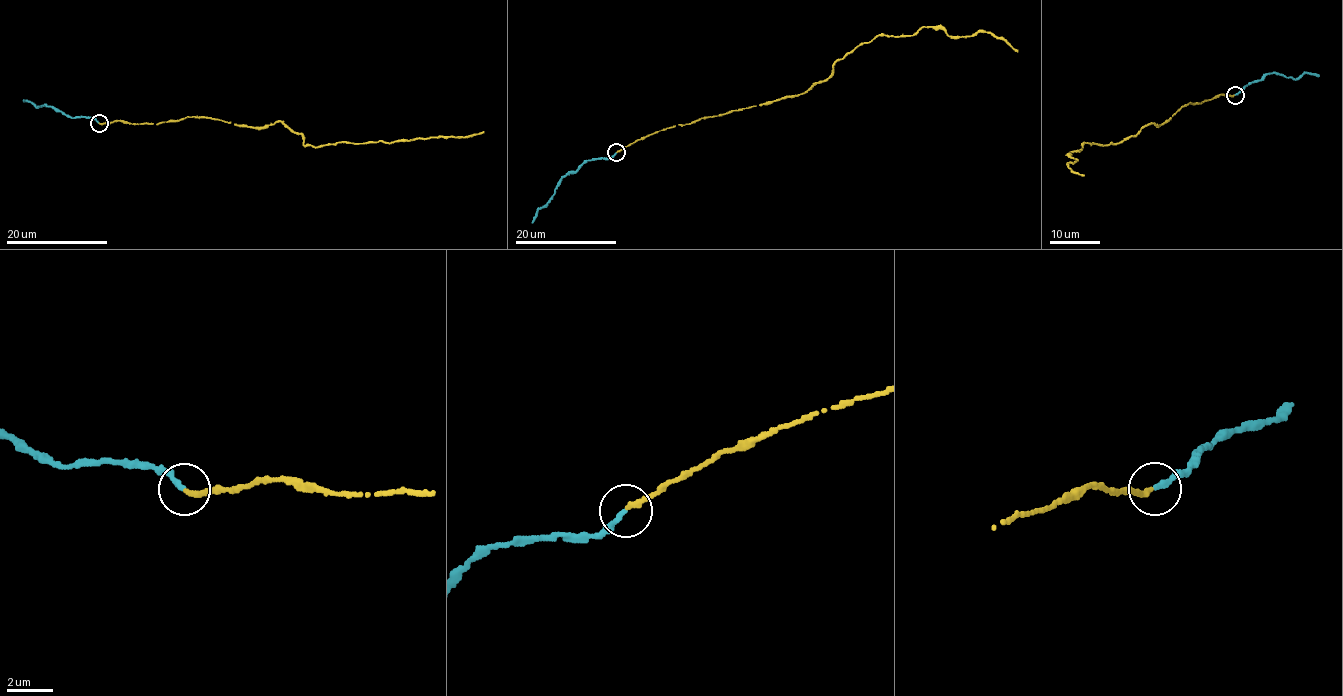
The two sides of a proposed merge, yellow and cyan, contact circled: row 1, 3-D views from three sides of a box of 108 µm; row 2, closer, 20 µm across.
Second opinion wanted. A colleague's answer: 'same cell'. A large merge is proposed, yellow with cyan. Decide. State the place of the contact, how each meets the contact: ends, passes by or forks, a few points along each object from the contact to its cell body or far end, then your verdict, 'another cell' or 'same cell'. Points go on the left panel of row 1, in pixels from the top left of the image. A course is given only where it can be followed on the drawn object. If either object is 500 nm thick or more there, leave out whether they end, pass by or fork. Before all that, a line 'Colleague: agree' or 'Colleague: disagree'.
Colleague: agree
place (99, 123); yellow ends; cyan ends; course yellow (98, 123), (196, 116), (254, 127), (278, 122), (301, 133), (305, 146), (321, 147), (467, 137), (484, 131); course cyan (98, 122), (93, 118), (70, 117), (46, 105), (36, 107), (22, 100); same cell

